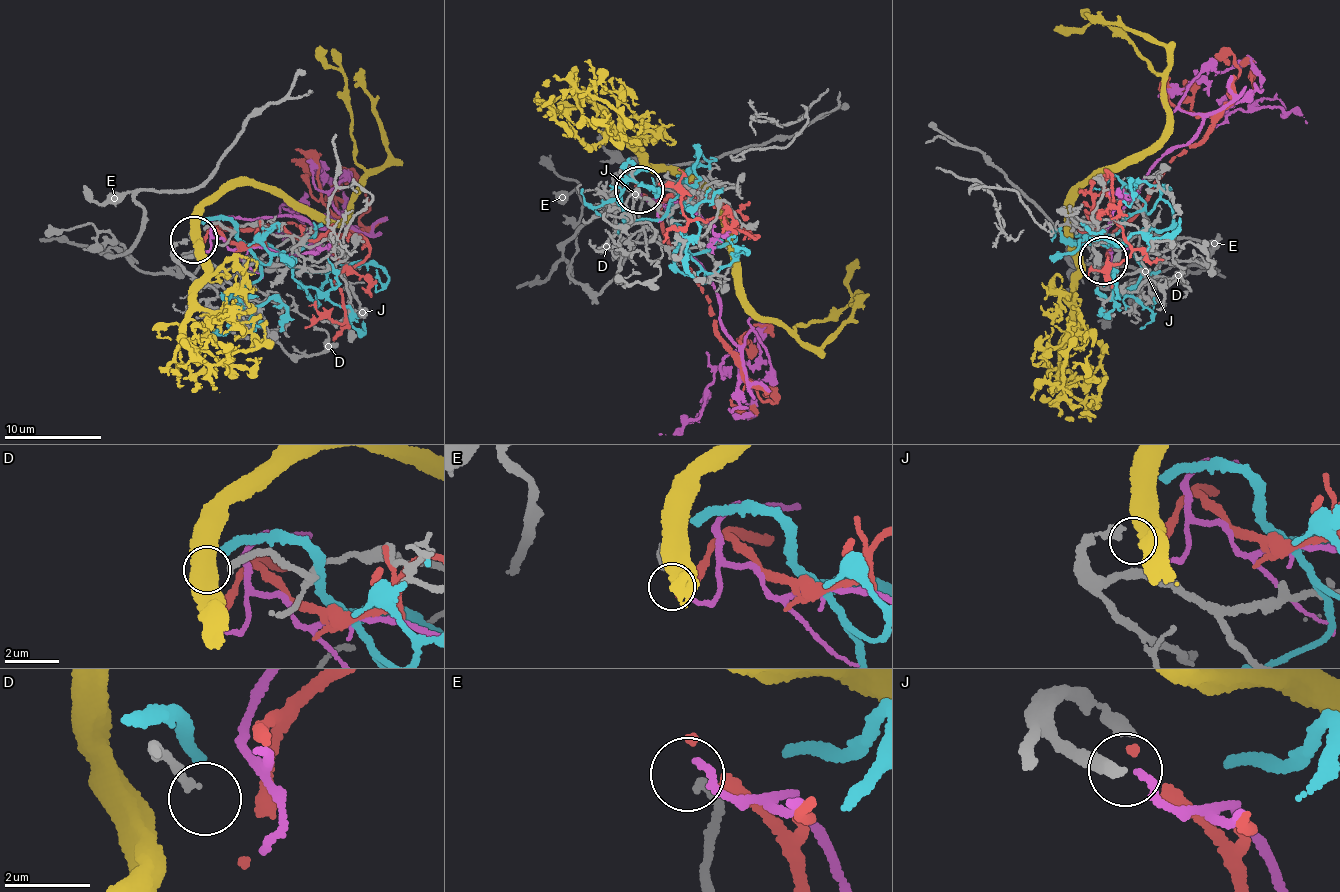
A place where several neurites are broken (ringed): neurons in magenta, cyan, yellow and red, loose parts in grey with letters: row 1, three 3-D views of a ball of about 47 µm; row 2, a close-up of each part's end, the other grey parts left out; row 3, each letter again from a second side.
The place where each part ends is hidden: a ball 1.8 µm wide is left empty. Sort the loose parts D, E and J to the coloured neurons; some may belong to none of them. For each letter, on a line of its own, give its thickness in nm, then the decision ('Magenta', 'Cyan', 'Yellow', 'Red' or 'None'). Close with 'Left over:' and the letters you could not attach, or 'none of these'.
D: Thickness 220 nm. None
E: Thickness 190 nm. None
J: Thickness 260 nm. None
Left over: D, E, J

